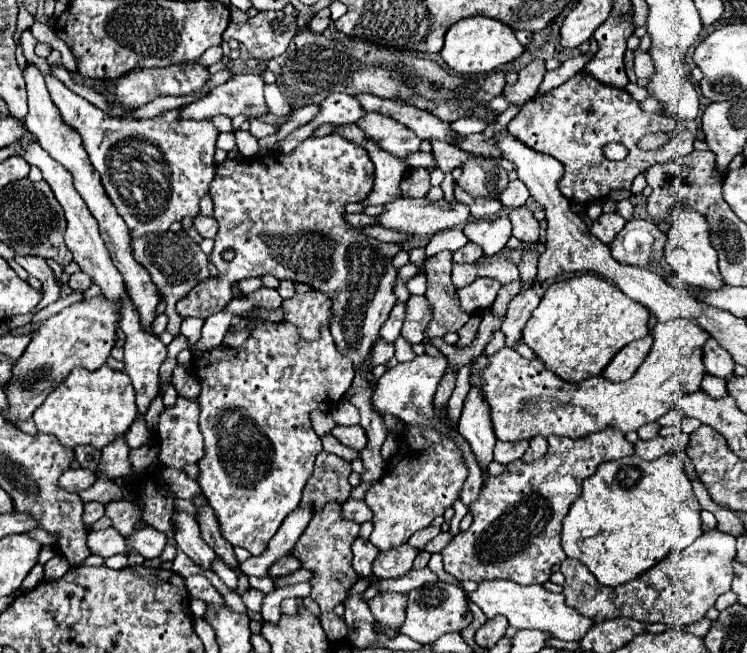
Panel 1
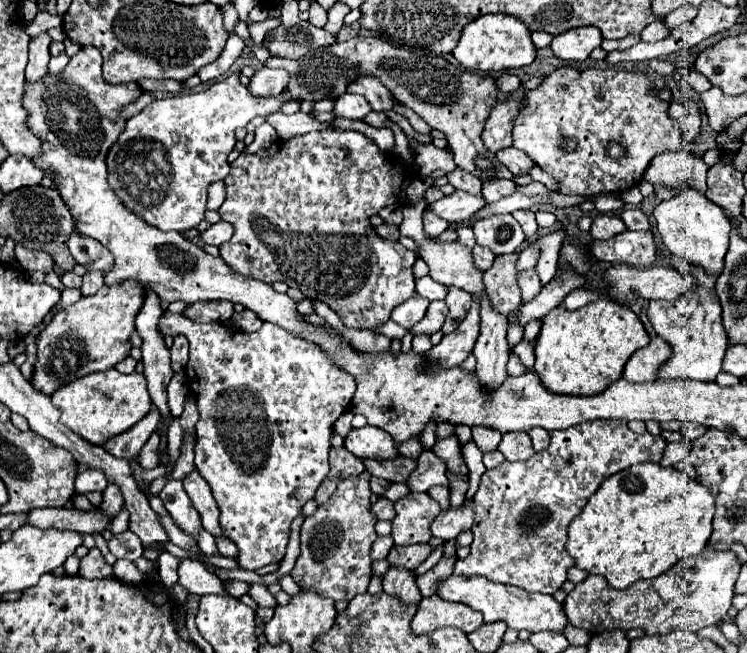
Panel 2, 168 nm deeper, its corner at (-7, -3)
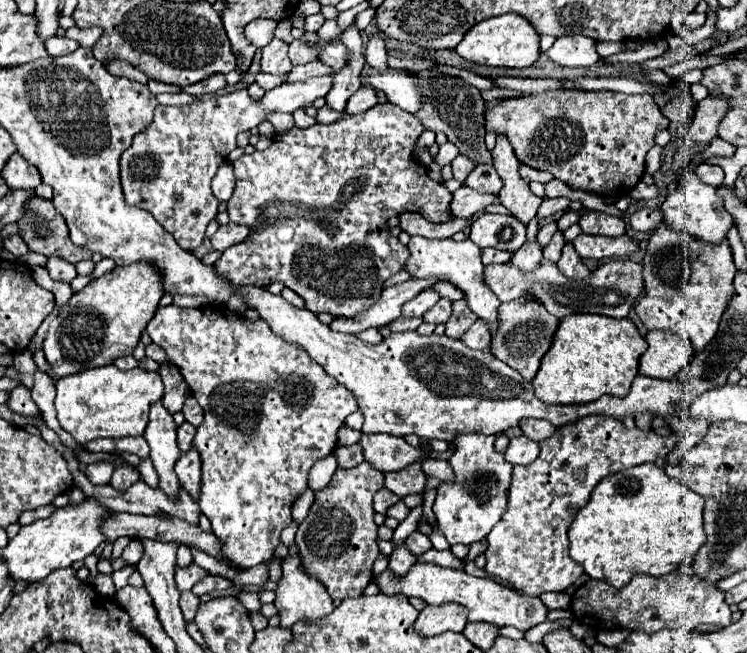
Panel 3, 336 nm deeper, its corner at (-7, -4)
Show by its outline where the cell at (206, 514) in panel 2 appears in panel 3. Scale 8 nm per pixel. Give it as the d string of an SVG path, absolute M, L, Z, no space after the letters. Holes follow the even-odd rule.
M194 448L186 454L182 454L180 460L176 462L176 476L182 484L182 488L192 496L192 500L198 502L202 474L200 474L200 458Z

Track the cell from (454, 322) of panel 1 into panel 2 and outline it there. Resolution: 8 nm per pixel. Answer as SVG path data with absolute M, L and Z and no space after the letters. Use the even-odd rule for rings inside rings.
M450 287L450 289L448 289L448 297L446 297L446 305L448 305L450 313L448 313L446 321L444 321L442 331L444 331L444 333L452 333L452 331L460 325L462 317L466 317L466 313L470 311L472 297L470 297L470 293L466 293L466 291L462 291L462 289Z

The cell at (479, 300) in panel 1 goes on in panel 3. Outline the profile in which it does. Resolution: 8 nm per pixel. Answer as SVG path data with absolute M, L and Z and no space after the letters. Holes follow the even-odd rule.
M556 222L544 224L544 226L540 228L540 232L538 232L538 244L540 244L542 248L546 248L546 246L550 244L550 240L552 240L552 236L554 236L556 230L558 230L558 228L556 228Z

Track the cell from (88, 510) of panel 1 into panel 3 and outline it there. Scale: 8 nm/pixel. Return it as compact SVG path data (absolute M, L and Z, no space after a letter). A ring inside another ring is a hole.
M124 466L124 468L116 468L114 470L110 486L118 488L122 492L122 490L128 490L138 480L140 480L140 474L134 470L134 466Z

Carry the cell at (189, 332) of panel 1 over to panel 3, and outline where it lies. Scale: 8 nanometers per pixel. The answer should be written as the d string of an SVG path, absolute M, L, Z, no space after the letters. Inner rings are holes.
M174 304L166 306L166 308L158 308L154 318L148 322L146 332L150 334L152 342L162 346L168 354L168 362L176 364L180 368L180 374L184 376L188 388L192 390L194 398L200 402L200 406L204 408L204 422L198 426L198 434L192 440L192 446L198 450L200 458L202 458L202 490L200 490L200 510L202 514L208 516L208 520L212 522L212 532L218 536L220 544L222 544L222 554L236 566L242 568L252 568L258 564L268 562L274 556L276 546L280 544L280 532L292 522L292 506L296 502L296 498L308 490L308 472L310 468L326 458L328 454L334 452L336 448L336 432L338 428L344 424L346 416L352 414L358 406L356 400L352 396L350 390L346 390L342 384L338 384L332 376L328 376L320 364L316 364L300 346L288 344L282 338L278 338L270 326L264 320L256 320L256 322L248 322L246 318L226 312L228 308L224 306L204 306L204 308L178 308Z

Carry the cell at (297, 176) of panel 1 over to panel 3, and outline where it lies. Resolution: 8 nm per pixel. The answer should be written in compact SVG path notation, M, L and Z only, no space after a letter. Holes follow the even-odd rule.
M390 102L386 104L376 104L374 108L366 110L364 114L358 116L348 116L336 124L314 124L310 128L292 128L286 134L276 134L272 140L272 146L268 150L262 152L252 152L252 154L242 154L236 162L234 162L234 176L236 176L236 188L232 198L228 200L228 216L230 222L236 224L244 224L248 226L252 232L248 234L246 240L242 240L236 246L230 246L224 250L224 254L220 256L220 260L216 262L218 270L222 270L222 274L226 274L234 286L244 286L244 284L252 284L252 286L270 286L272 282L282 282L284 286L288 286L290 290L294 290L298 296L302 296L306 300L306 308L312 312L328 312L332 316L346 316L346 318L354 318L356 314L368 310L370 304L374 304L382 290L384 290L384 282L394 276L396 272L404 270L406 260L408 260L408 248L402 246L398 242L398 238L394 238L390 234L390 228L386 226L386 220L390 216L400 216L402 212L420 212L424 214L428 220L432 222L444 222L450 220L452 214L448 210L450 198L452 194L438 182L434 182L428 176L428 170L422 168L416 160L412 160L412 146L416 142L416 138L422 134L424 126L418 122L418 118L410 112L404 112L398 106L392 106Z

